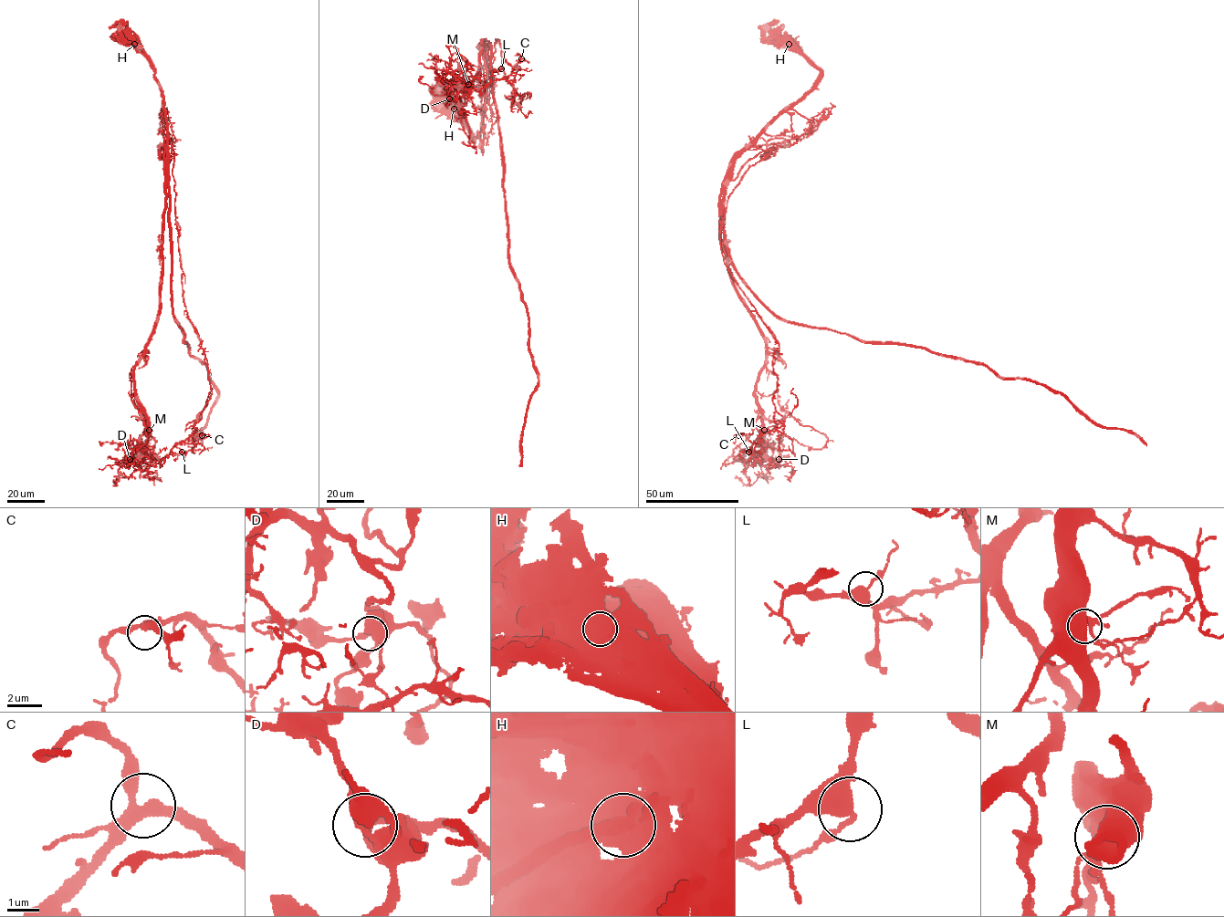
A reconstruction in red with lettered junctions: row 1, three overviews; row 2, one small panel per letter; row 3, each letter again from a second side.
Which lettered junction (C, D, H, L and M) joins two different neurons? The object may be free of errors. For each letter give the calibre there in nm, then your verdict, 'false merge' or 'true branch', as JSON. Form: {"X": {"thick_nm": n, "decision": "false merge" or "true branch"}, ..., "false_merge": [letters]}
{"C": {"thick_nm": 340, "decision": "true branch"}, "D": {"thick_nm": 280, "decision": "true branch"}, "H": {"thick_nm": 1050, "decision": "false merge"}, "L": {"thick_nm": 460, "decision": "true branch"}, "M": {"thick_nm": 650, "decision": "true branch"}, "false_merge": ["H"]}

